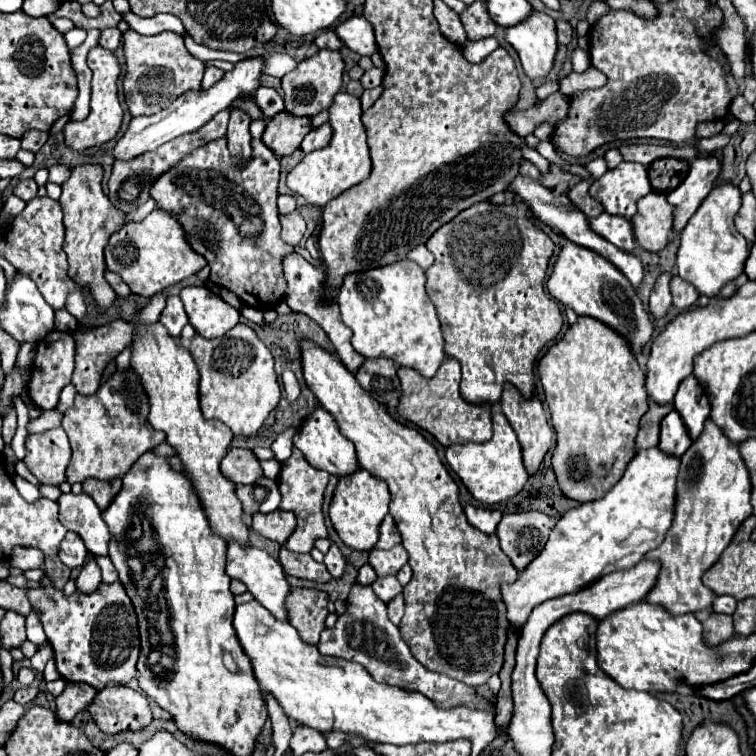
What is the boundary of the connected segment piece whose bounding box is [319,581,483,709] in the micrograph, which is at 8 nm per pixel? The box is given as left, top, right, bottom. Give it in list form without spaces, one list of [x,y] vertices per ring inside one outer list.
[[[357,581],[353,583],[351,593],[347,597],[347,611],[339,615],[333,629],[323,629],[319,651],[323,655],[343,657],[347,661],[363,665],[379,683],[389,683],[407,691],[421,691],[439,707],[483,707],[483,699],[479,699],[479,695],[471,691],[469,685],[441,673],[431,673],[423,665],[419,665],[419,661],[413,659],[407,643],[399,635],[399,627],[393,625],[387,617],[387,605],[375,595],[375,591],[371,591],[371,585],[361,585]]]

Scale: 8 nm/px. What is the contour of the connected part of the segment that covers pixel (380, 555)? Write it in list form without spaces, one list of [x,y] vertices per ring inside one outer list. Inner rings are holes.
[[[403,543],[393,549],[373,549],[369,553],[369,563],[373,565],[377,575],[397,575],[397,571],[407,563],[409,555]]]

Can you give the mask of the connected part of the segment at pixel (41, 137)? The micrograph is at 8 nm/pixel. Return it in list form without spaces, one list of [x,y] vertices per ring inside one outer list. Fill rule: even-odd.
[[[33,129],[33,131],[27,131],[27,133],[21,137],[21,147],[37,153],[47,139],[49,139],[49,133],[47,133],[47,131],[35,131],[35,129]]]

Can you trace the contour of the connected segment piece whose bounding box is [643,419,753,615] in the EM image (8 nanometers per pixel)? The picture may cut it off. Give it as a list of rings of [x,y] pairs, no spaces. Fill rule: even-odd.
[[[707,419],[701,437],[693,441],[681,457],[671,529],[663,543],[647,553],[647,559],[659,559],[661,571],[659,583],[655,583],[651,595],[643,599],[645,603],[663,605],[669,615],[695,613],[713,603],[715,593],[703,585],[701,577],[721,557],[737,527],[753,513],[749,495],[751,481],[737,445],[731,443],[711,419]]]

